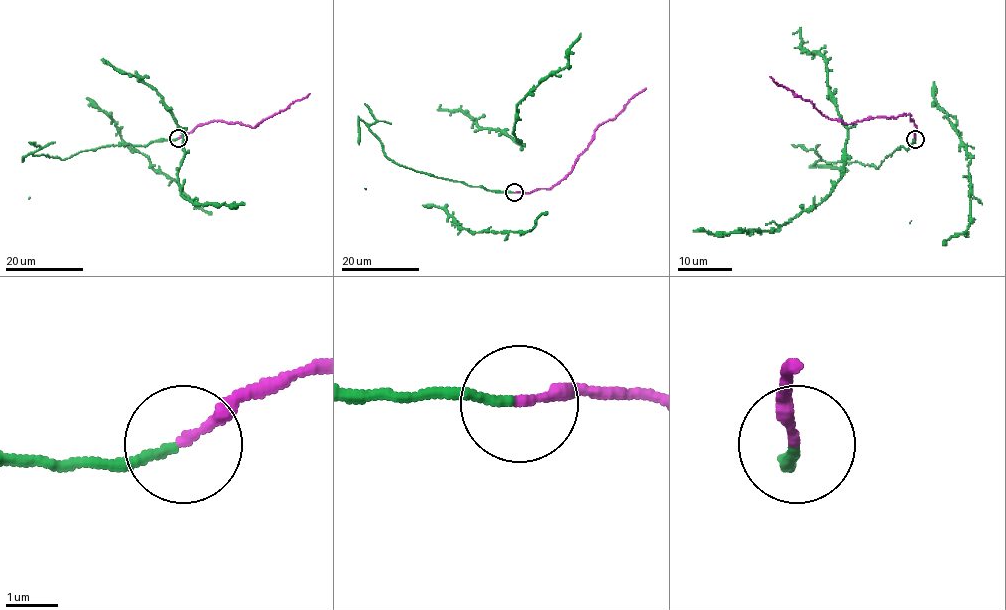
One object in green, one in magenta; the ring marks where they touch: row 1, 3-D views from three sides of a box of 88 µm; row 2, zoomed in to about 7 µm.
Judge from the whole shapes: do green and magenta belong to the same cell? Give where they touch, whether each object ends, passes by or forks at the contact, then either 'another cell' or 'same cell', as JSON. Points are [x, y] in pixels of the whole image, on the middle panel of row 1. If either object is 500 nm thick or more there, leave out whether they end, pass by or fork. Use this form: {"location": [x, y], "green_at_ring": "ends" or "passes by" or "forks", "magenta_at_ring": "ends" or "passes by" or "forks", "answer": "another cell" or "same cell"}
{"location": [514, 192], "green_at_ring": "ends", "magenta_at_ring": "ends", "answer": "same cell"}

